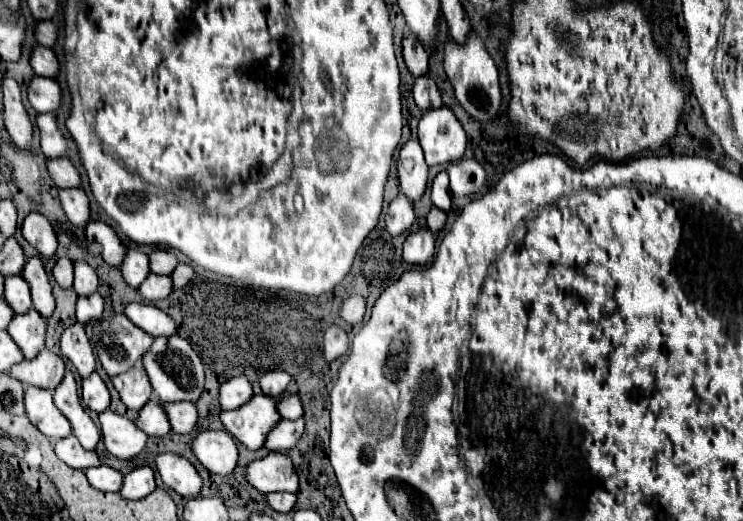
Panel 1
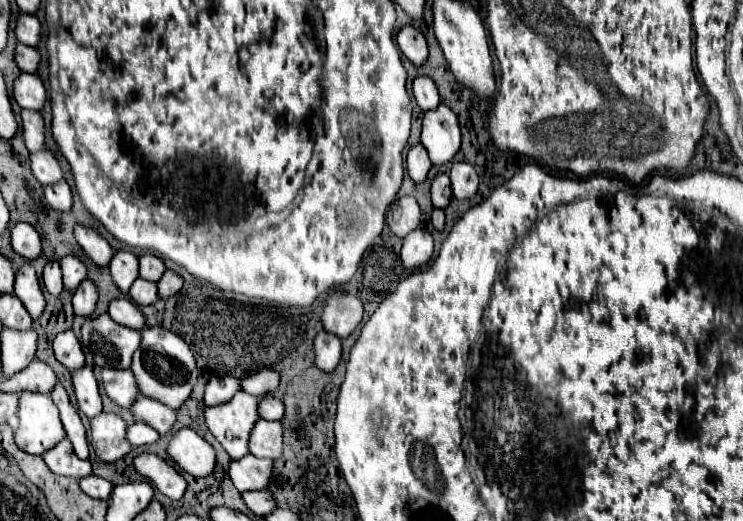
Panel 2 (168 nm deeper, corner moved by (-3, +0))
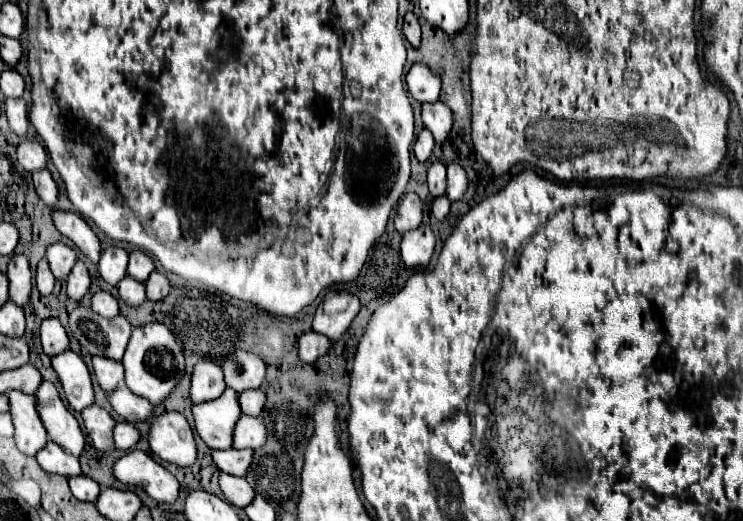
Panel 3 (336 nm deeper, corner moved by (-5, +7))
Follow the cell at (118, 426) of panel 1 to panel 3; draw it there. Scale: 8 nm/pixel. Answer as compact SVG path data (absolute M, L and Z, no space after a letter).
M92 404L82 410L82 422L92 438L92 444L100 452L112 452L114 442L112 442L112 428L114 428L114 418L100 406Z

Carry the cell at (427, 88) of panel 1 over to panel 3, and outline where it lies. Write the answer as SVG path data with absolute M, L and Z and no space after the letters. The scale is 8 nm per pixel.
M412 64L412 68L406 74L406 84L414 100L420 104L424 102L436 102L440 94L440 78L436 78L426 64Z

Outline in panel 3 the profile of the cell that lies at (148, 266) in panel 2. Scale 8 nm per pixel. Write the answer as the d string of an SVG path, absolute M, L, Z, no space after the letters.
M140 250L130 252L128 270L126 270L128 276L132 276L134 280L144 282L144 280L150 276L152 270L154 270L154 262L152 262L152 258L150 258L148 254L144 254L144 252L140 252Z

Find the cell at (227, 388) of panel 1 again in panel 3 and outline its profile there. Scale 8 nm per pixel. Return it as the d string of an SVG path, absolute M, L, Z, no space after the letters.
M202 360L192 370L192 384L190 384L190 398L194 404L214 400L224 392L224 376L218 364L210 360Z

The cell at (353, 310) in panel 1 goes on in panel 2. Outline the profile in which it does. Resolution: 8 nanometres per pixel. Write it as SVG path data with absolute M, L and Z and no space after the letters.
M334 291L324 307L322 323L326 331L344 339L358 327L358 323L362 321L362 315L364 315L364 305L358 297L350 293Z

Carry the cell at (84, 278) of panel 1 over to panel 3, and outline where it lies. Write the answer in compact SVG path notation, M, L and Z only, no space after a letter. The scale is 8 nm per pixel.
M56 242L56 244L50 244L46 248L44 258L48 260L48 266L50 266L54 278L64 280L68 276L70 268L72 268L72 264L76 262L76 252L70 246L66 246L62 242Z

